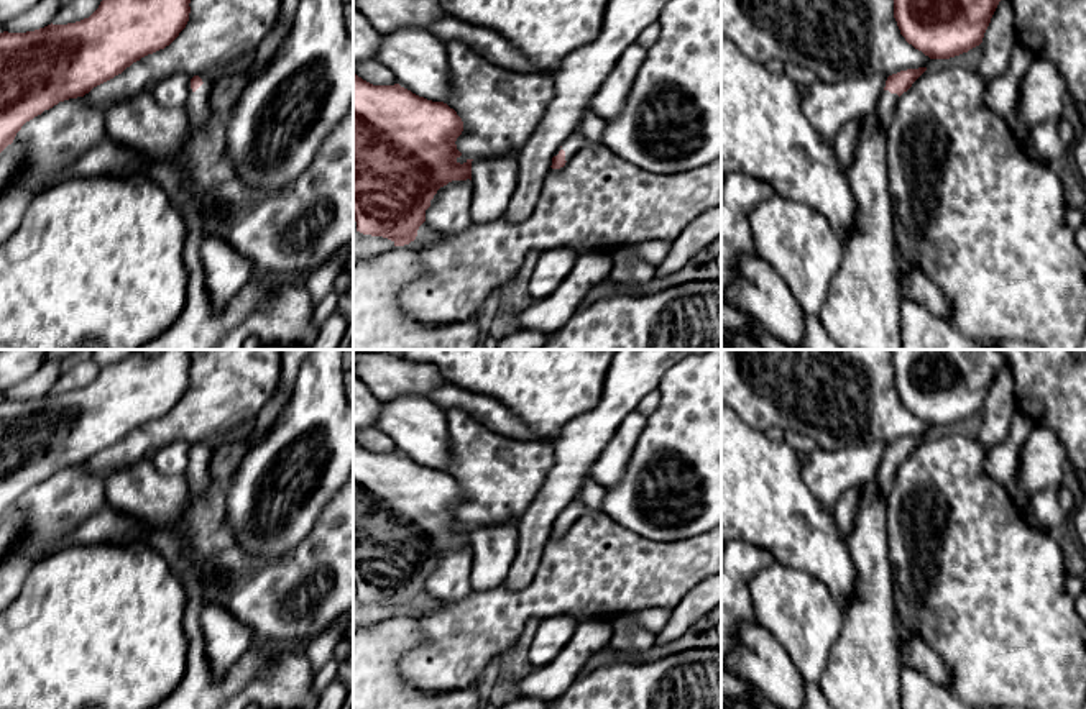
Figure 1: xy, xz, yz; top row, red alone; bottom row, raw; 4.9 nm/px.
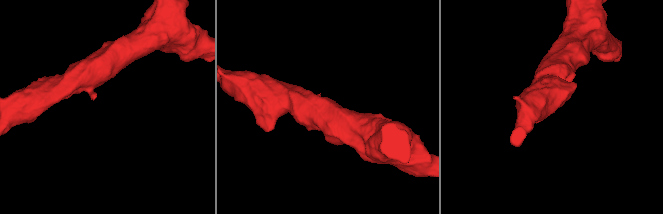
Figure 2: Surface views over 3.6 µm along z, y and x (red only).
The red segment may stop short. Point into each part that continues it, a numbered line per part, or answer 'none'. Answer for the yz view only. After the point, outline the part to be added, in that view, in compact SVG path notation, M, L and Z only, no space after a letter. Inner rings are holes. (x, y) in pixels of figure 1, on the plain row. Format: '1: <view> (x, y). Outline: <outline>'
1: yz (886, 473). Outline: M882 458L876 478L874 478L874 484L877 486L877 492L882 497L887 497L892 486L894 486L894 479L897 476L897 469L899 469L899 463L897 461L890 461L889 458Z

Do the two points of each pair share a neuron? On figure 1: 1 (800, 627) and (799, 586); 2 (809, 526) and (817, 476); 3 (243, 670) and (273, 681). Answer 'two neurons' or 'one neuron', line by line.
1: one neuron
2: two neurons
3: two neurons

